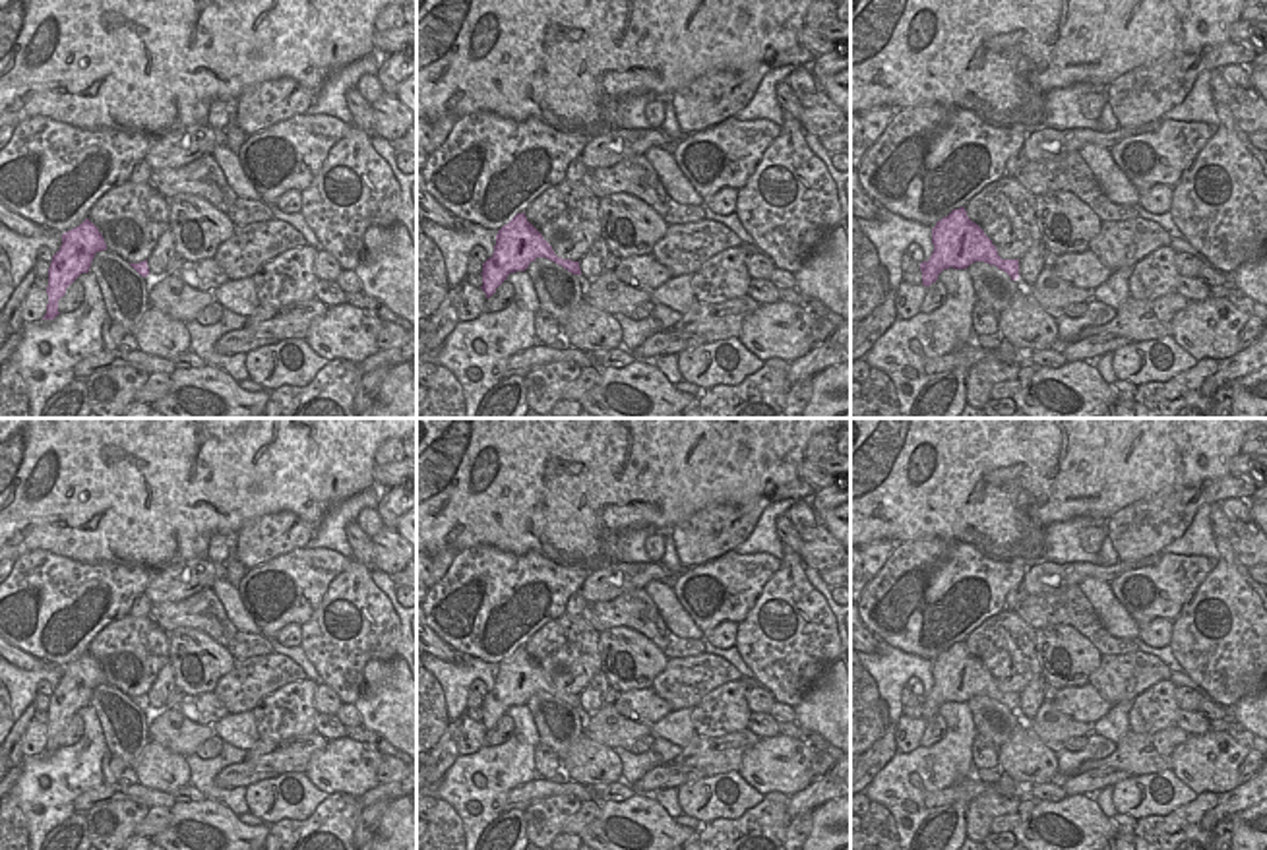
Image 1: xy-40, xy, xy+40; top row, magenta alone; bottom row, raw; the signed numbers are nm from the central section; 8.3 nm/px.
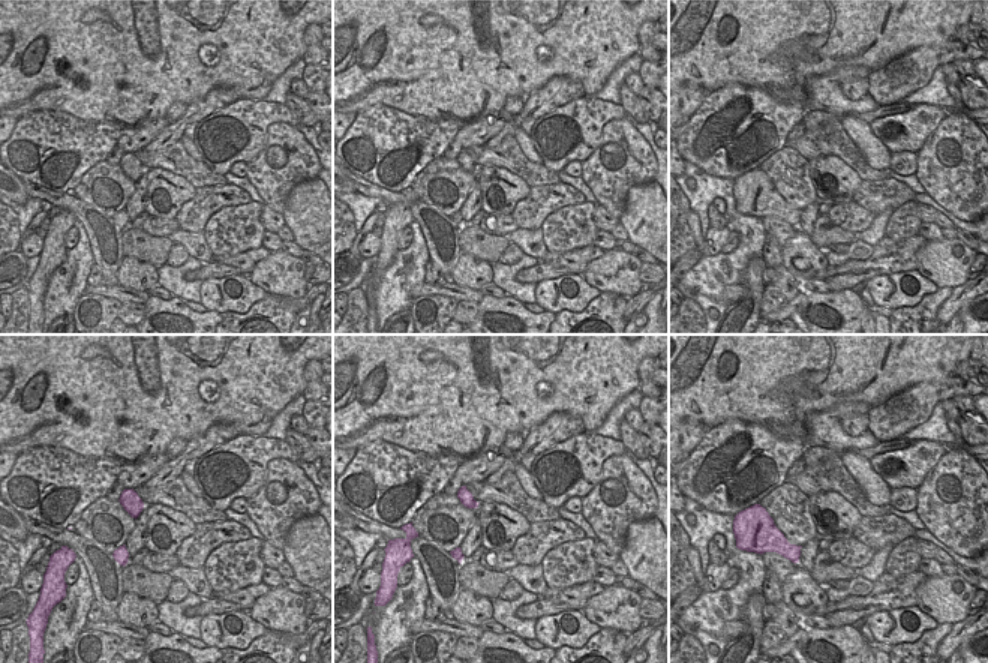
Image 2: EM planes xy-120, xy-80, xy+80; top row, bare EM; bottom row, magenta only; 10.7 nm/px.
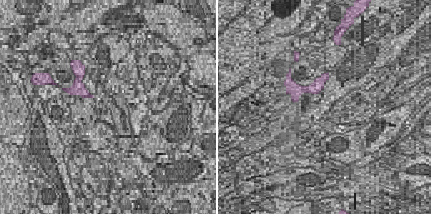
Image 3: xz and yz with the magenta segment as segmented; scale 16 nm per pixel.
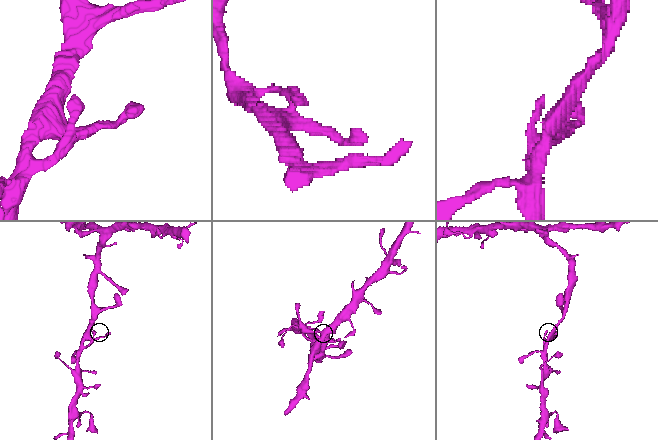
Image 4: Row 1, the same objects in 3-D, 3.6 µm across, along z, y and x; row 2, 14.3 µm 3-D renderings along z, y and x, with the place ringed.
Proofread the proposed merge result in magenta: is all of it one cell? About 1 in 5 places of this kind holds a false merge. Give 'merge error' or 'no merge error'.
no merge error

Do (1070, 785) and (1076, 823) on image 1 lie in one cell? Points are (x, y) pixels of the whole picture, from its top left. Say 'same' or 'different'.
different

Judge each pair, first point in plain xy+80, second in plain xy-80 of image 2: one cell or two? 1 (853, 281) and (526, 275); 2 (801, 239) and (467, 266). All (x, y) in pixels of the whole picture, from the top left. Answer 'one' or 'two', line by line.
1: one
2: one

